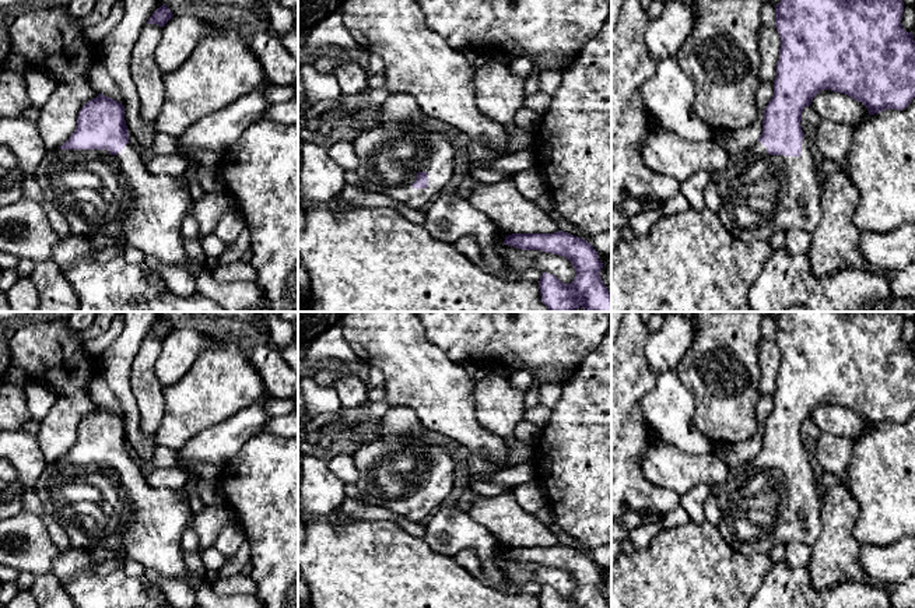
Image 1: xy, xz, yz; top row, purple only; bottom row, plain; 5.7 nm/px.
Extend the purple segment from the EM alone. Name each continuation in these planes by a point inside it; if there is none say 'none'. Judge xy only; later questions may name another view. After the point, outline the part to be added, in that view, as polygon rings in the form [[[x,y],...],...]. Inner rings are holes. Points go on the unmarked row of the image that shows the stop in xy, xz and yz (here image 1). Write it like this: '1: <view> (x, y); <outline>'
1: xy (95, 505); [[[132,456],[118,468],[111,468],[108,463],[46,464],[35,492],[46,514],[64,530],[73,547],[113,549],[144,569],[186,583],[193,593],[208,581],[206,576],[193,576],[183,560],[182,535],[194,516],[186,502],[185,489],[150,486]]]

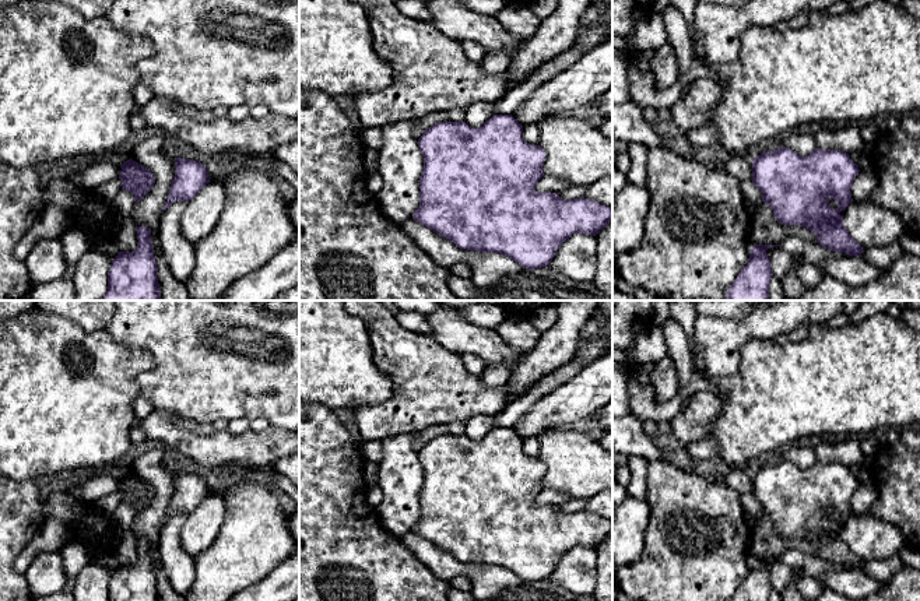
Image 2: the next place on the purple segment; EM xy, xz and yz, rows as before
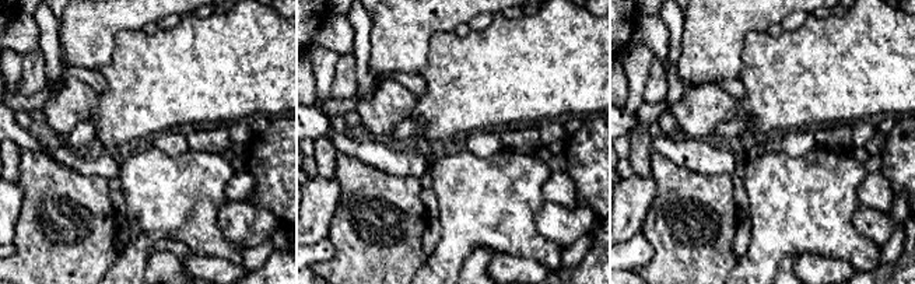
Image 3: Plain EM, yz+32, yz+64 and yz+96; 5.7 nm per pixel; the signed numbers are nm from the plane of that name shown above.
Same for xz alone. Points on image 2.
none

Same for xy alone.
none

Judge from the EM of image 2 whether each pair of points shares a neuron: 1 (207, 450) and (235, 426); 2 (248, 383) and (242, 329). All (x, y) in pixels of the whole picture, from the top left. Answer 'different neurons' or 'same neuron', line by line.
1: different neurons
2: same neuron

